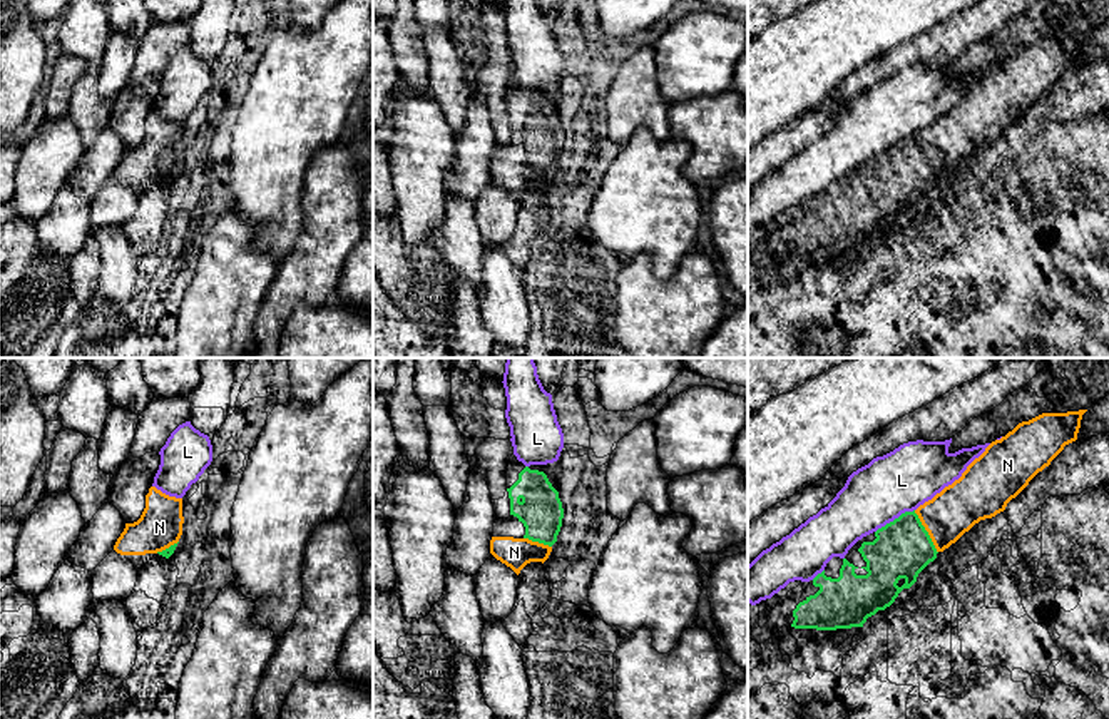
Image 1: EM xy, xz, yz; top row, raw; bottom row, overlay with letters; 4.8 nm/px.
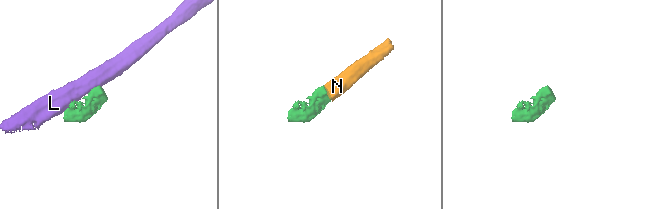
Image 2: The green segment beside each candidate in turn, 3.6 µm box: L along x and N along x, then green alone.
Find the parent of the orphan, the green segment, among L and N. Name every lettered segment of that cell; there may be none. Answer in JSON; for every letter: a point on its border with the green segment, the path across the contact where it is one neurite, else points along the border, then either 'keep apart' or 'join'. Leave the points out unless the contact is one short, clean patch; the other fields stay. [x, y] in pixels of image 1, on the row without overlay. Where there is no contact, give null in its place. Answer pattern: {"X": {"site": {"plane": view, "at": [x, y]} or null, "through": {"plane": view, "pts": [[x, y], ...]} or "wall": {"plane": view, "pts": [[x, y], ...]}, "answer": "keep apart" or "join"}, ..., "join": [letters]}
{"L": {"site": {"plane": "yz", "at": [895, 144]}, "answer": "keep apart"}, "N": {"site": {"plane": "yz", "at": [927, 158]}, "through": {"plane": "yz", "pts": [[902, 174], [927, 158], [952, 137]]}, "answer": "join"}, "join": ["N"]}

